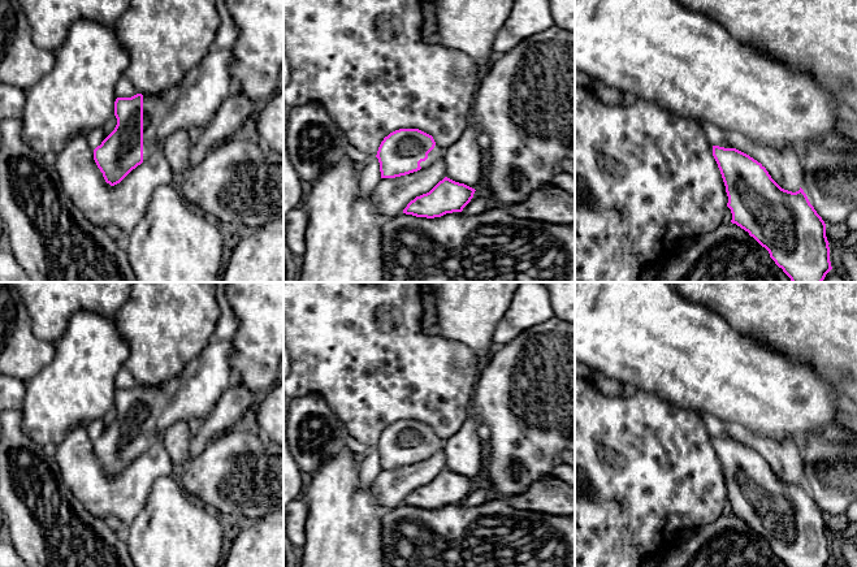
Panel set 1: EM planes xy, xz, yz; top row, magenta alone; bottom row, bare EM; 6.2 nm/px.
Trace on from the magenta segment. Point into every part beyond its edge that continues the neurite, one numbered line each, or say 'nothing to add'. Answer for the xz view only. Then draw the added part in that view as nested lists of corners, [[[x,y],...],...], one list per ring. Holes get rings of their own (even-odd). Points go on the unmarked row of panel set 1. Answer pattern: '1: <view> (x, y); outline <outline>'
1: xz (437, 444); outline [[[434,437],[434,440],[428,445],[428,450],[420,454],[421,460],[430,458],[434,453],[443,449],[445,441],[440,437]]]

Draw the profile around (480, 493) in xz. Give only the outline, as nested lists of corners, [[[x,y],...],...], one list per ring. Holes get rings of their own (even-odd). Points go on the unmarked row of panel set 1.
[[[476,481],[471,493],[463,499],[463,505],[468,507],[476,507],[485,503],[493,495],[486,485],[481,481]]]

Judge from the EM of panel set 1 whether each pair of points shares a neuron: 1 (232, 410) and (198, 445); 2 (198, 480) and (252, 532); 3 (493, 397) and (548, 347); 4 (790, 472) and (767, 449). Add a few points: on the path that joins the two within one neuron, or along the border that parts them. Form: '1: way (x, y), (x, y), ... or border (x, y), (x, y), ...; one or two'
1: way (223, 418), (204, 436); one
2: border (269, 516), (241, 523); two
3: way (506, 389), (535, 360); one
4: way (786, 467), (773, 454); one

